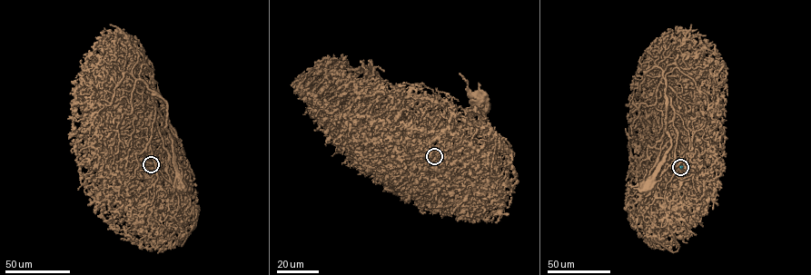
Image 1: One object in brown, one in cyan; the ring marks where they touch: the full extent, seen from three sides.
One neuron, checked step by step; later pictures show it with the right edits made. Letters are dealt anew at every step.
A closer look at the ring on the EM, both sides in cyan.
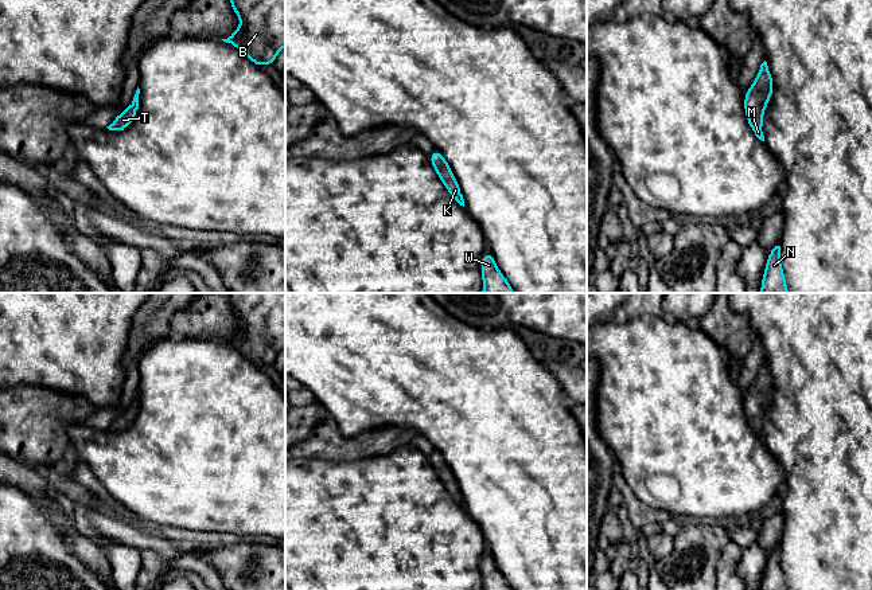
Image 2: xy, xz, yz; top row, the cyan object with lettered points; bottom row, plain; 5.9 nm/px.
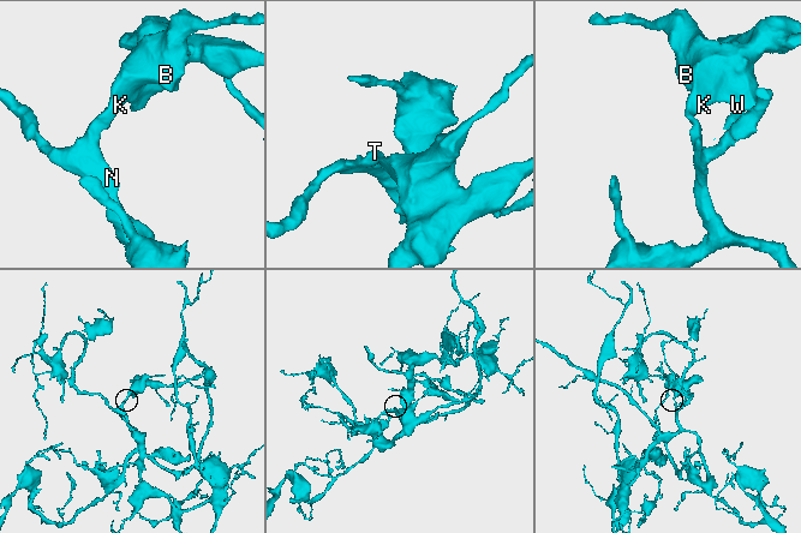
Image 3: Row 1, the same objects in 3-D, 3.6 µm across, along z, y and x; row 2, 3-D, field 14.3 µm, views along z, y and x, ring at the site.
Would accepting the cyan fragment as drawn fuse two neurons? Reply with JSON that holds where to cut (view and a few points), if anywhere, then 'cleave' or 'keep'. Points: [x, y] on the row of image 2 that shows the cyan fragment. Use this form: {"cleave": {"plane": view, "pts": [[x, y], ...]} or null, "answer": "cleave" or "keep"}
{"cleave": null, "answer": "keep"}

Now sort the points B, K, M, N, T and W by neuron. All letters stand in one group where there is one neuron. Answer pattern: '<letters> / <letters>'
B K M N T W

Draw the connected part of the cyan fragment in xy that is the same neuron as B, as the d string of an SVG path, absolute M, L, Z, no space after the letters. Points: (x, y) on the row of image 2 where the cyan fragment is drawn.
M230 0L241 26L233 35L222 39L241 50L254 65L273 65L285 46L285 0Z

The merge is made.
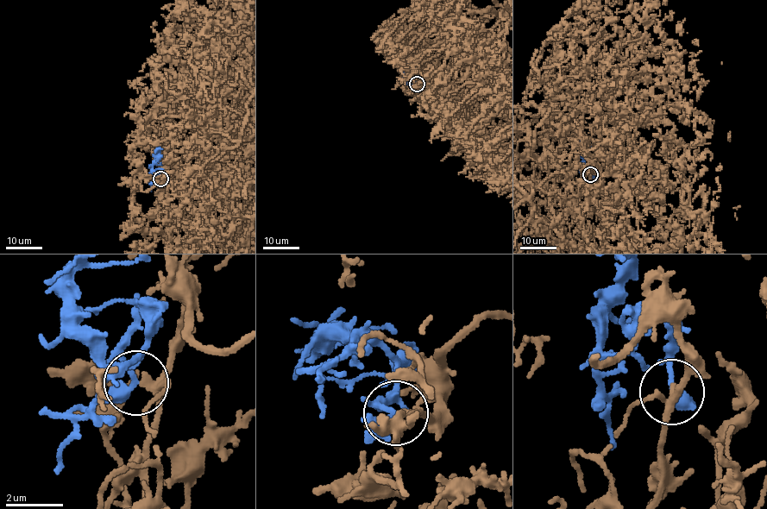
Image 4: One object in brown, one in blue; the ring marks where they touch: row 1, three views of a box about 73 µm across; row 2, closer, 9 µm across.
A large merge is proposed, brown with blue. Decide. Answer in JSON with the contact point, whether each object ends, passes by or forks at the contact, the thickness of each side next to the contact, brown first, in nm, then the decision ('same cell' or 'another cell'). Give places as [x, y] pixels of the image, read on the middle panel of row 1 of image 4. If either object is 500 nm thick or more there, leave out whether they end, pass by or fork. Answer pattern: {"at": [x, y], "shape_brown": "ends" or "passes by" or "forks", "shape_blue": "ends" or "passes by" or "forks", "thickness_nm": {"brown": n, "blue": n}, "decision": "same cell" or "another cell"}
{"at": [417, 84], "shape_brown": "forks", "shape_blue": "passes by", "thickness_nm": {"brown": 200, "blue": 280}, "decision": "same cell"}

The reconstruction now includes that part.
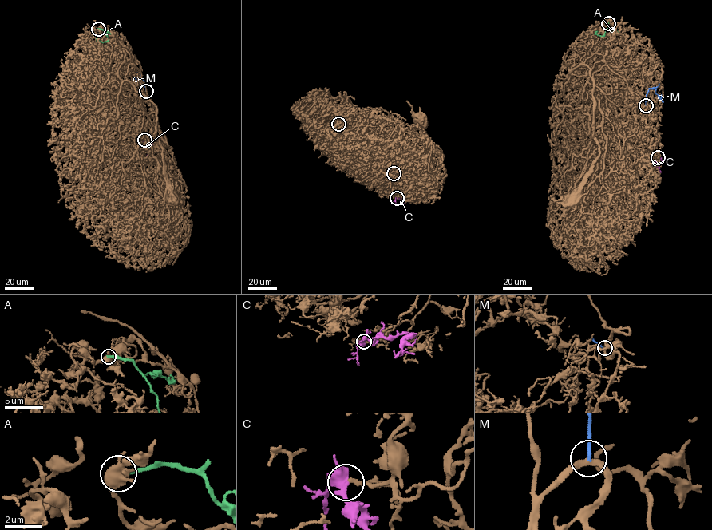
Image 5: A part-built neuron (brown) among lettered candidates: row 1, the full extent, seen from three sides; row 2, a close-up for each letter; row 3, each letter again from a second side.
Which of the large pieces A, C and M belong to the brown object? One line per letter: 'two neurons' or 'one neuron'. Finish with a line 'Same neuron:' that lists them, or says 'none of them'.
A: two neurons
C: one neuron
M: two neurons
Same neuron: C

